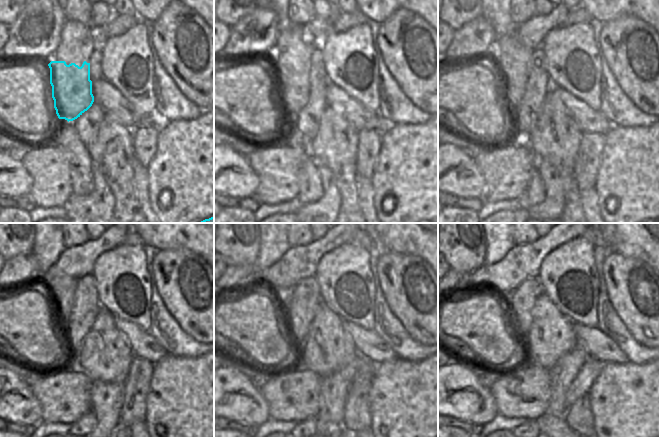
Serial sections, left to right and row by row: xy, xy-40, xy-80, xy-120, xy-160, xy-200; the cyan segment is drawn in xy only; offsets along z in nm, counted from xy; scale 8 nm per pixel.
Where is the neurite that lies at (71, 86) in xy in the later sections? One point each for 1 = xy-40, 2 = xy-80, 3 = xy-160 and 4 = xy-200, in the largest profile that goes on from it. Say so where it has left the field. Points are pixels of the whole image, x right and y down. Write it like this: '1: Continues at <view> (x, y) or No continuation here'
1: Continues at xy-40 (293, 81)
2: Continues at xy-80 (515, 77)
3: Continues at xy-160 (284, 295)
4: Continues at xy-200 (506, 297).

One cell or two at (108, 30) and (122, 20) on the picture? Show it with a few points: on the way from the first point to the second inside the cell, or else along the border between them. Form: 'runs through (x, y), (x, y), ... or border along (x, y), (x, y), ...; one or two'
runs through (111, 29), (119, 23); one

